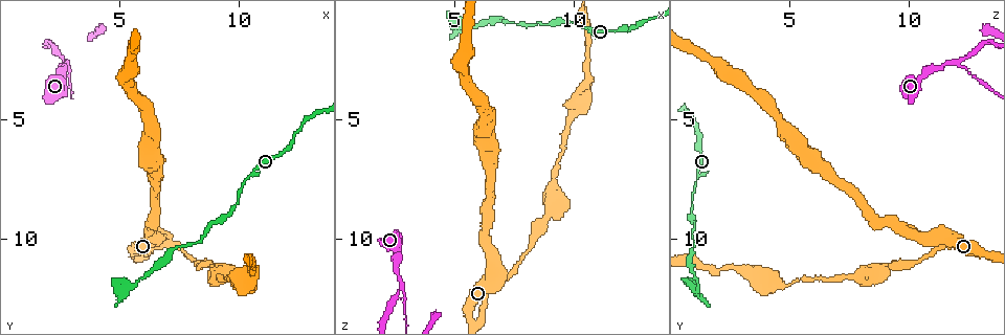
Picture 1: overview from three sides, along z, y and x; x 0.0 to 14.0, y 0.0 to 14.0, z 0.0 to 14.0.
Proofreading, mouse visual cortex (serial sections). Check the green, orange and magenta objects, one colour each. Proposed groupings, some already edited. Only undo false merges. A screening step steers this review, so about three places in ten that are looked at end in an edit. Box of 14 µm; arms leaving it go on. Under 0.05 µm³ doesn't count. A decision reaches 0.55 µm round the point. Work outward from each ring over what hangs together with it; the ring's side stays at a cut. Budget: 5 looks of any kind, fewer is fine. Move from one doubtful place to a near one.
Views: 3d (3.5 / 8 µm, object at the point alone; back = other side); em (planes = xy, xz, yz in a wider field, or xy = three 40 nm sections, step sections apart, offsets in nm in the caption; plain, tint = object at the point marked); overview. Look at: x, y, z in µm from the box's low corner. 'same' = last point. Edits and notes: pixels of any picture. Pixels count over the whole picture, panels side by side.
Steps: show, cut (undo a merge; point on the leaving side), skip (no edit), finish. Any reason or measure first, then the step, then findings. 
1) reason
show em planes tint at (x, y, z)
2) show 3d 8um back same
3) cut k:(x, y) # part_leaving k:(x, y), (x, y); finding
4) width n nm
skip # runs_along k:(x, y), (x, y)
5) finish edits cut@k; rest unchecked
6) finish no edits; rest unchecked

show 3d 3.5um back at (5.5, 12.0, 1.0)

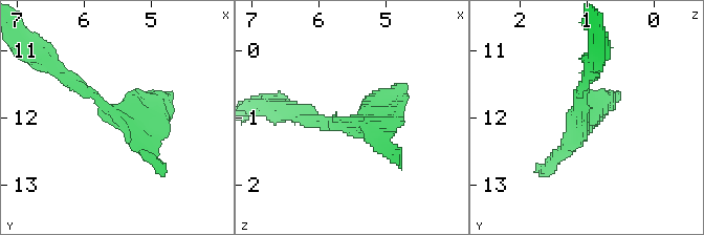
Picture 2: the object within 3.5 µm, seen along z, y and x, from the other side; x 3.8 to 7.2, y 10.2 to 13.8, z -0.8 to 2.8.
shape alone is not enough
show em planes tint at (5.40, 12.05, 1.10)

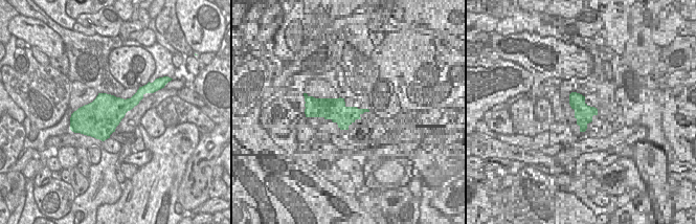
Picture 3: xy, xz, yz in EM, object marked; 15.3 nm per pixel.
skip # continuous, no second cell

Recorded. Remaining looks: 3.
a narrow waist
show 3d 3.5um at (6.9, 10.3, 11.8)

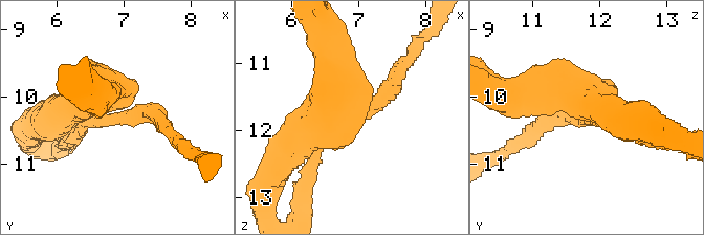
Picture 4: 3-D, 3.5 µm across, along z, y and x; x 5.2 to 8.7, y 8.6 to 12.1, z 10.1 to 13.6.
arm_widths 250, 450 nm; now the EM
show em planes tint at (6.90, 10.30, 11.80)

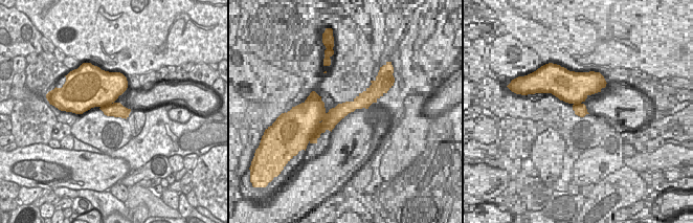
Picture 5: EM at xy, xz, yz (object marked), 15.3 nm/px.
skip # all the same cell

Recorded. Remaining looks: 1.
finish no edits; rest unchecked

